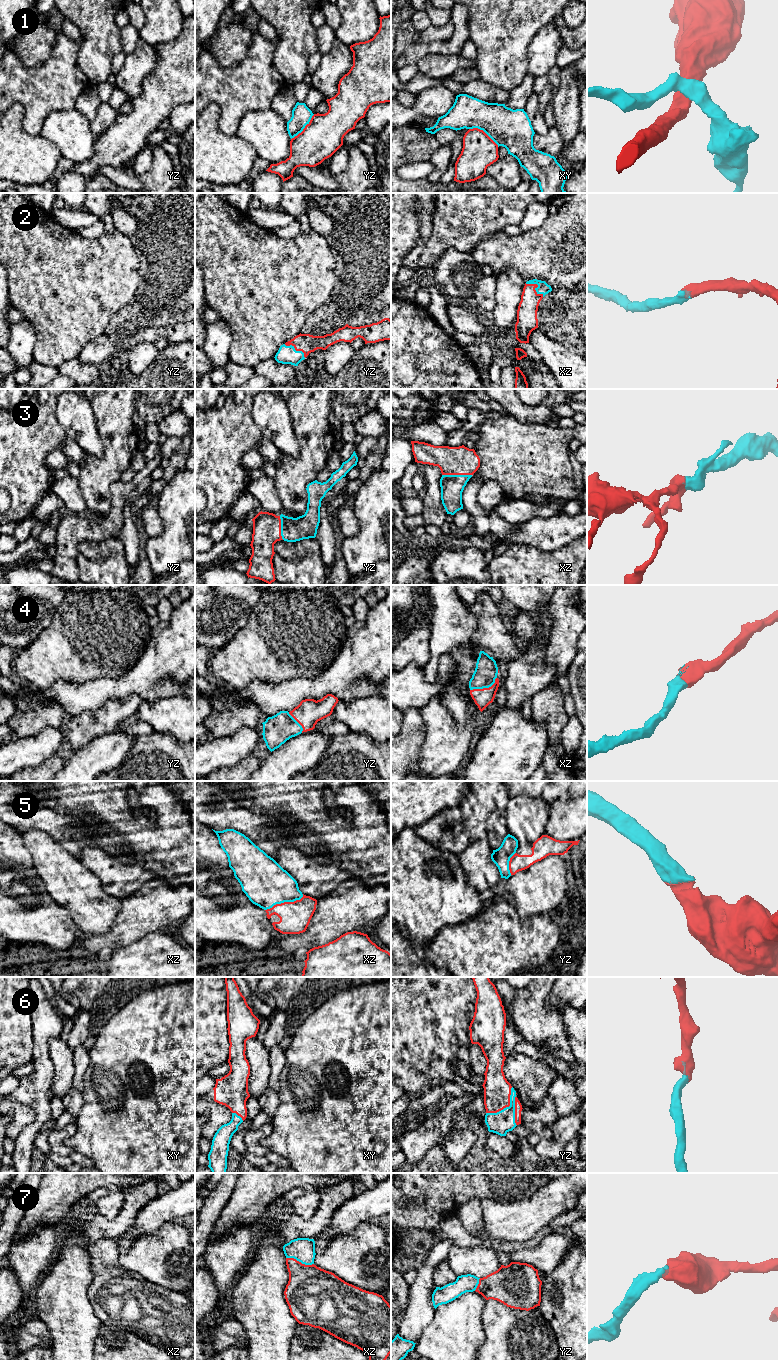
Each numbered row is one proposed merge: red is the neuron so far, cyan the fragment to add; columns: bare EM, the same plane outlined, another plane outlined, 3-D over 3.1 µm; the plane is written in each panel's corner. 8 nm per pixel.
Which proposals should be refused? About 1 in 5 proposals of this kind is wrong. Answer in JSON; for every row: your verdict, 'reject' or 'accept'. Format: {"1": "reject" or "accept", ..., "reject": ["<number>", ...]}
{"1": "reject", "2": "accept", "3": "accept", "4": "accept", "5": "accept", "6": "accept", "7": "accept", "reject": ["1"]}

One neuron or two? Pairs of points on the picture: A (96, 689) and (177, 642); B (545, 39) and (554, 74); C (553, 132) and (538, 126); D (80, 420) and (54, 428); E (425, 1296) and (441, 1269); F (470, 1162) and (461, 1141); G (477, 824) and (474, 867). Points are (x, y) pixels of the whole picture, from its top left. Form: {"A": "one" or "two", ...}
{"A": "one", "B": "two", "C": "two", "D": "two", "E": "two", "F": "two", "G": "two"}

